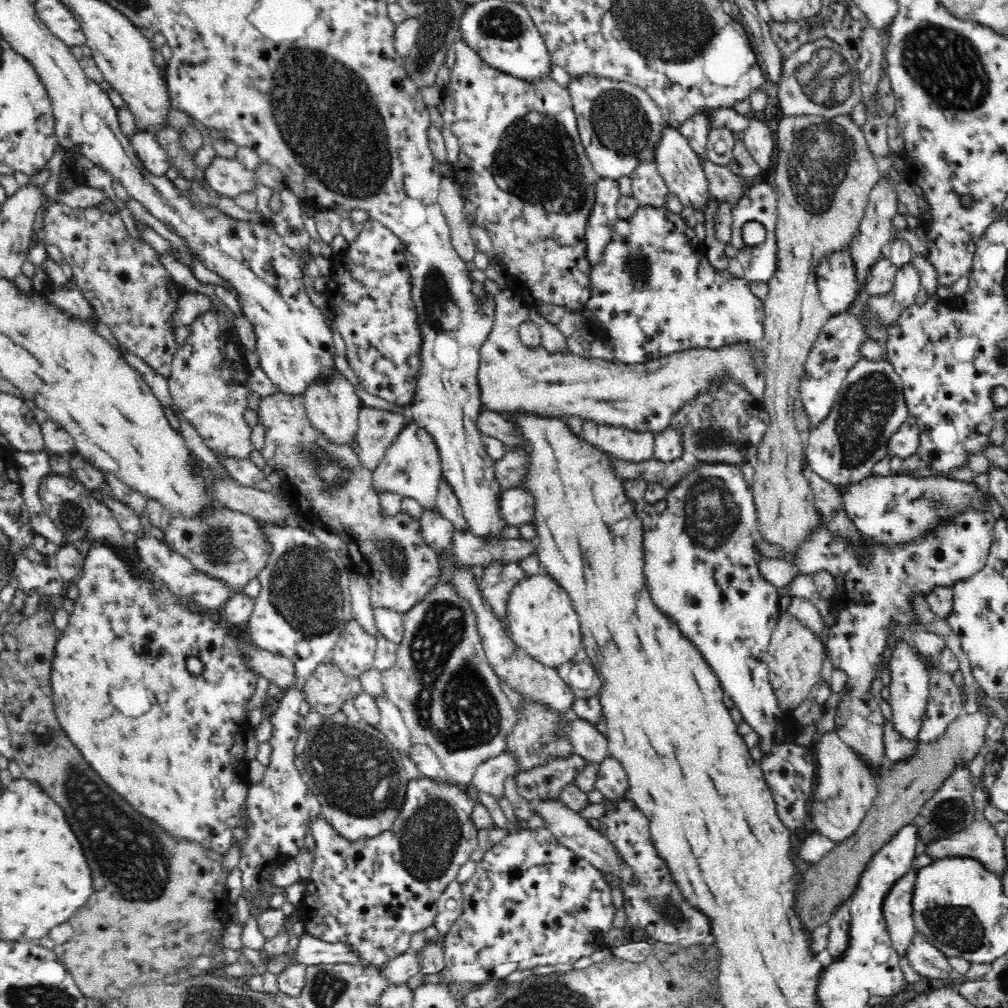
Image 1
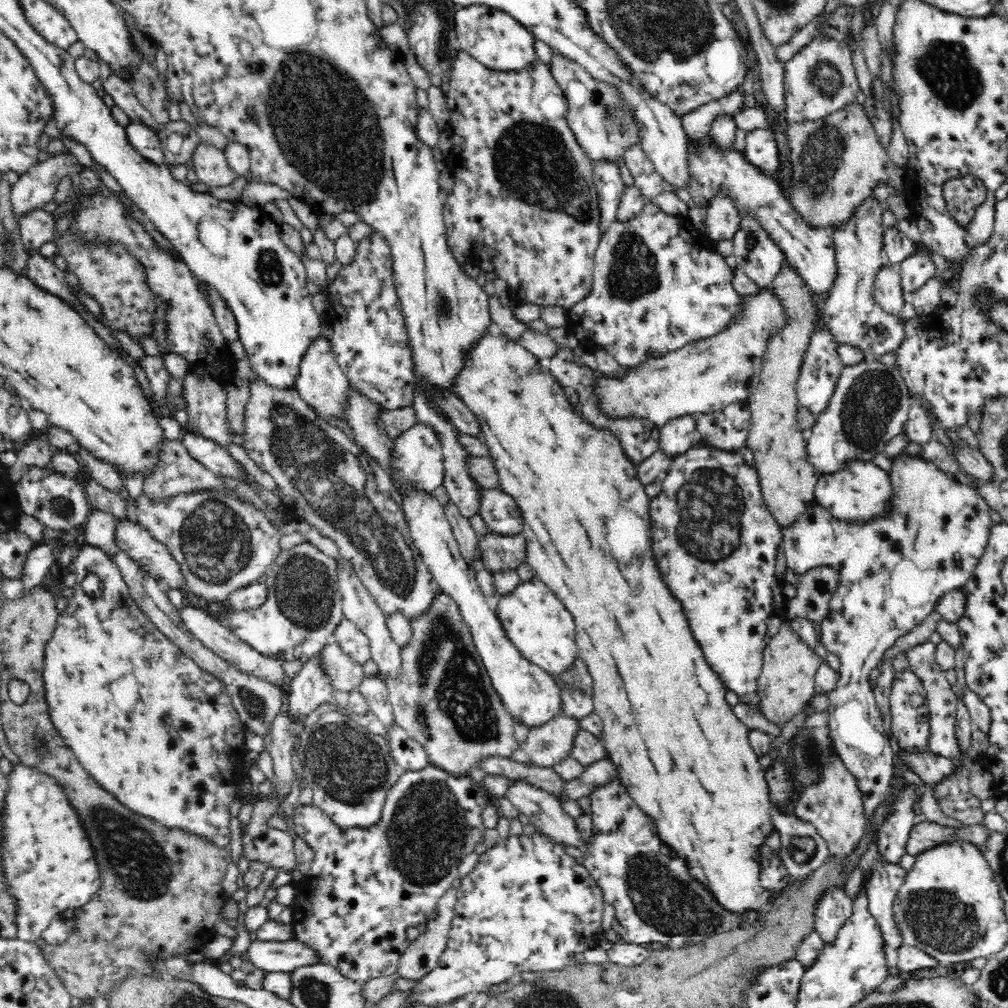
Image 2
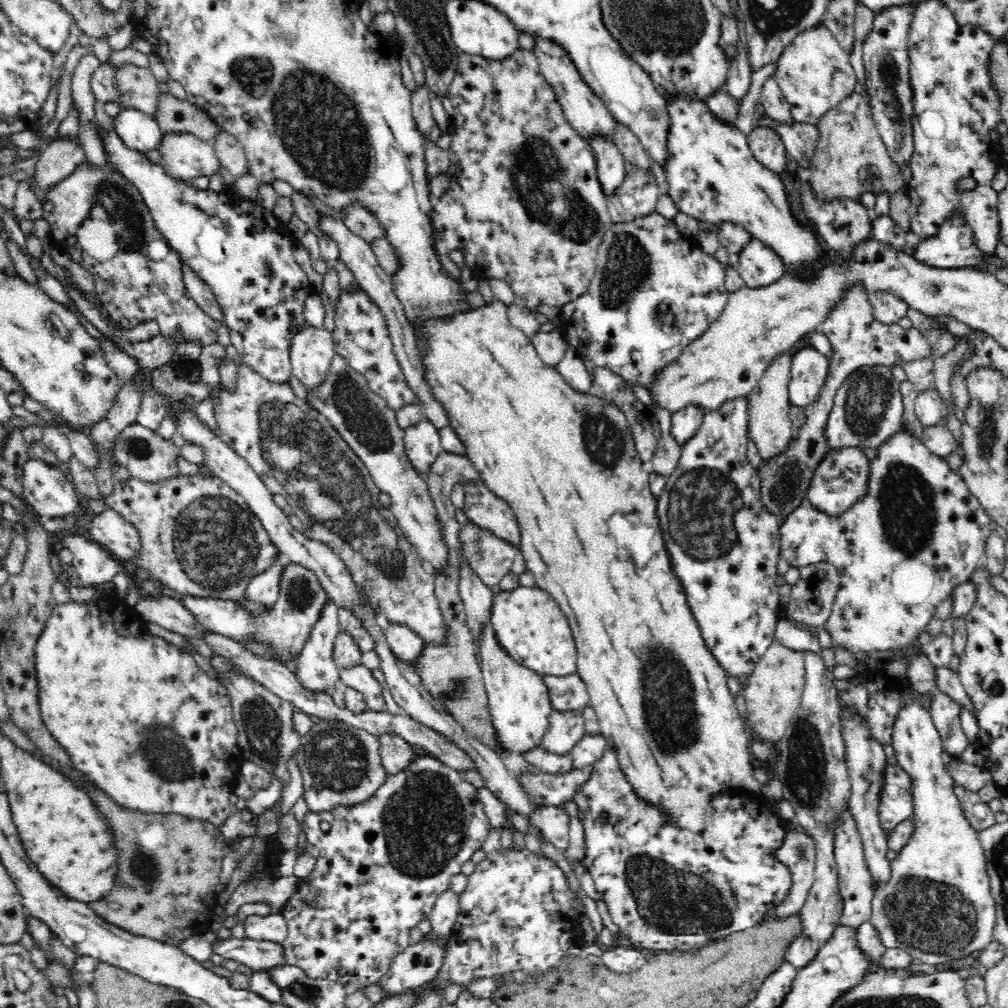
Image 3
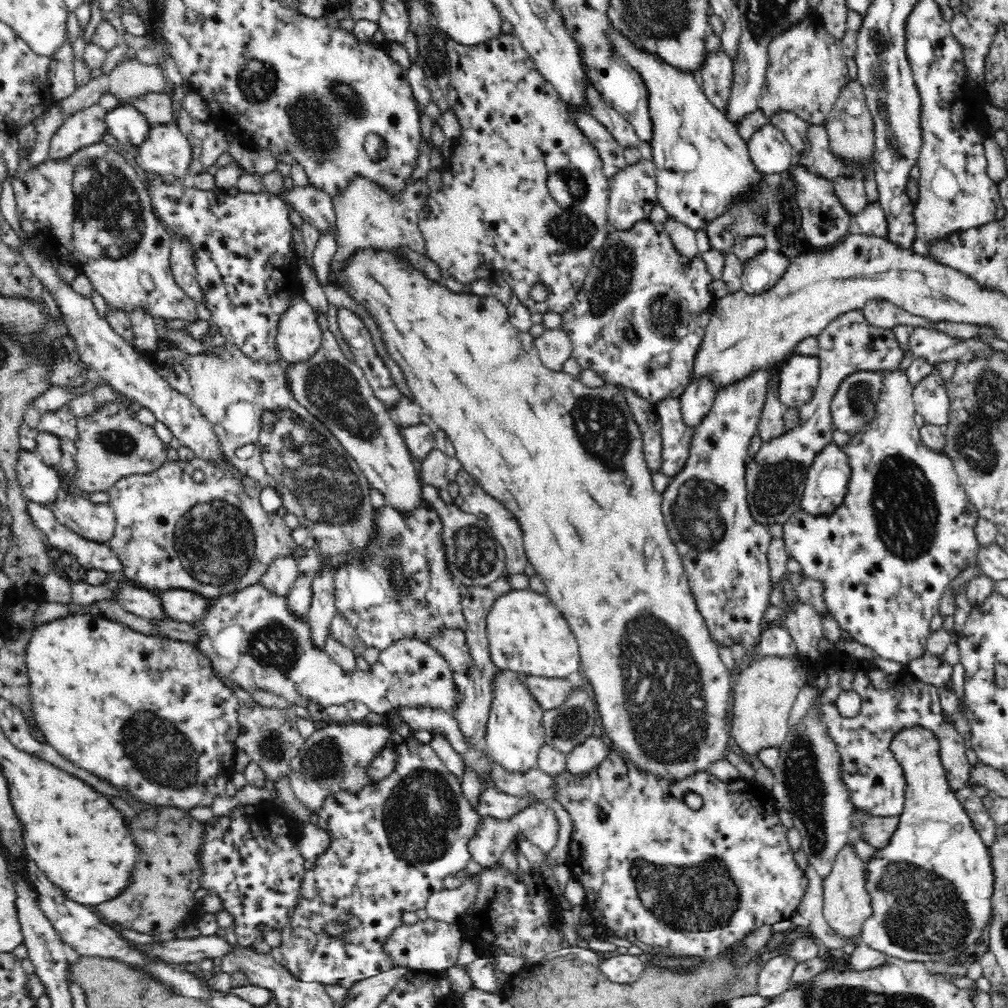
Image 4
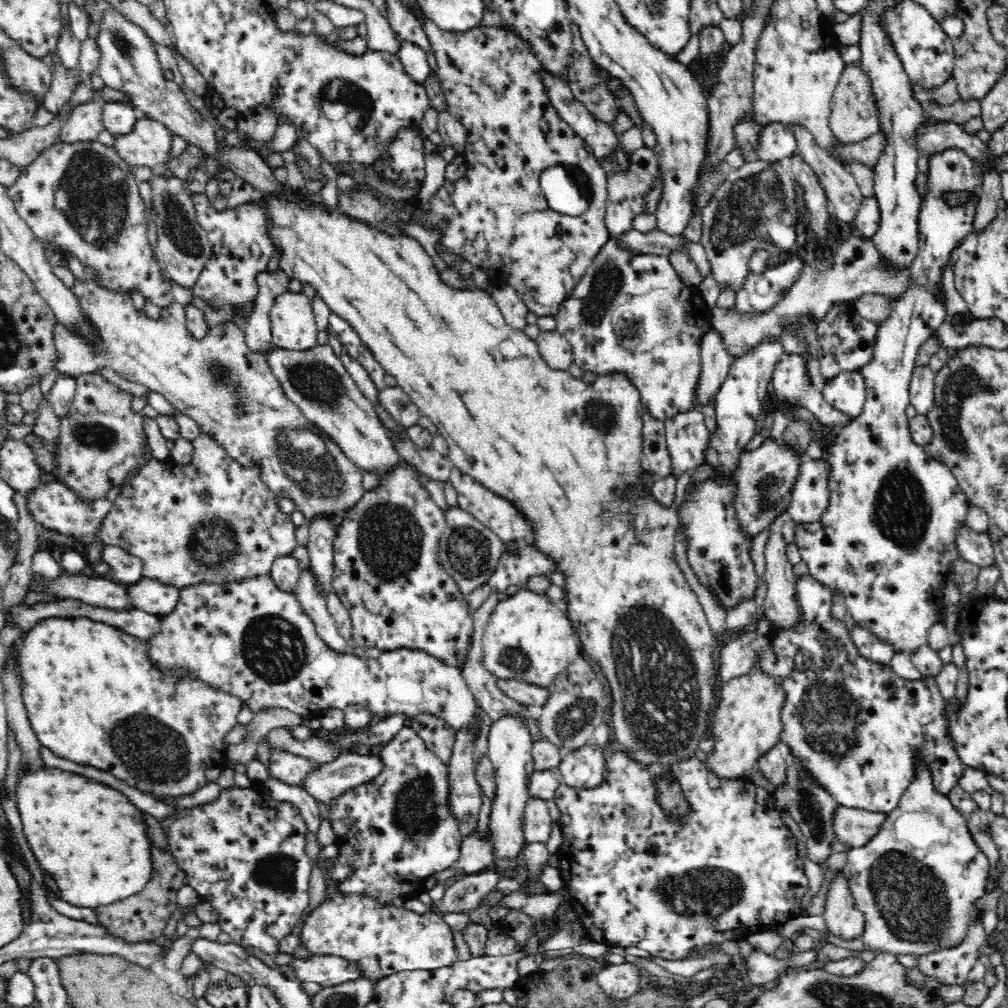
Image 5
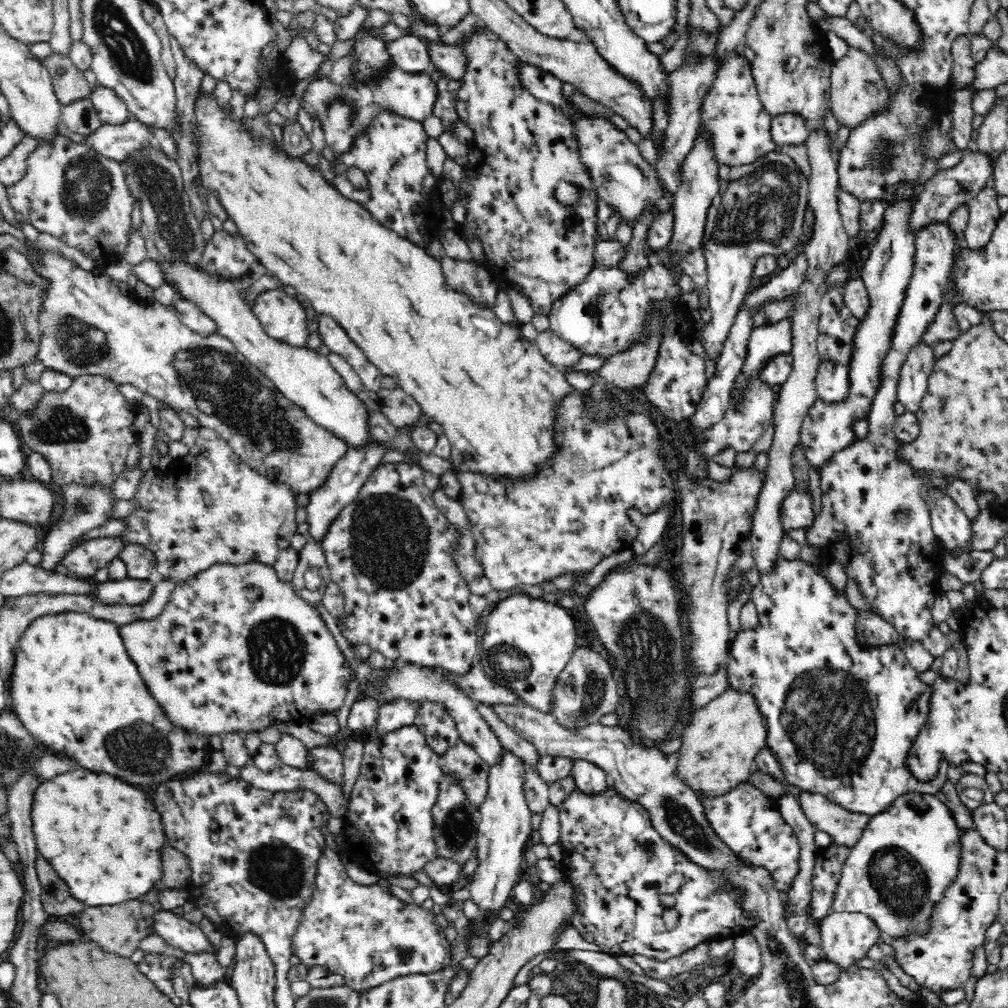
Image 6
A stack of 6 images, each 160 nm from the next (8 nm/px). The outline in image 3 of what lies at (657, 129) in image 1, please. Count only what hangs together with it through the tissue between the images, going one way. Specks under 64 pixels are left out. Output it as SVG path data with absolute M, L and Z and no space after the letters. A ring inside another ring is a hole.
M537 36L533 38L536 44L532 52L536 54L541 72L546 81L553 87L558 102L562 106L565 118L572 126L572 129L589 143L590 140L596 138L613 140L620 123L607 108L607 104L582 79L576 66L569 59L568 55L566 55L565 50L560 49L560 46L555 43L549 43L548 40L543 40Z

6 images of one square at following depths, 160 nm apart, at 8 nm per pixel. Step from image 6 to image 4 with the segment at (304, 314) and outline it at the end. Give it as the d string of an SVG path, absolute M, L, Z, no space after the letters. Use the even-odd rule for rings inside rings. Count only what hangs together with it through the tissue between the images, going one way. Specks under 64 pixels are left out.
M302 296L280 320L276 343L289 365L304 364L320 350L322 334L313 306Z

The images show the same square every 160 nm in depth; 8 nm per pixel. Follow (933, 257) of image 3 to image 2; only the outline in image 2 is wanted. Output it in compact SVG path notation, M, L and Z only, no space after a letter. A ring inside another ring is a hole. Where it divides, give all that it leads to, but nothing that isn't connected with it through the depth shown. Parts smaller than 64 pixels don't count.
M975 176L950 180L943 189L948 211L960 223L968 224L976 208L987 198L984 185ZM915 252L912 256L908 256L897 267L901 278L901 289L907 298L924 285L928 279L937 275L935 266L921 252Z

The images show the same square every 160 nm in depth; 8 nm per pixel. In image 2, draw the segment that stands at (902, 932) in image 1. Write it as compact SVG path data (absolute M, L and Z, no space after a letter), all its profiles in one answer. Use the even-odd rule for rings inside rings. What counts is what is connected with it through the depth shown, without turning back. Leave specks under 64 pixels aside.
M874 840L862 860L864 866L874 871L868 882L868 909L882 929L885 944L897 950L903 944L902 929L896 921L894 904L908 871L896 864L882 864L875 846Z

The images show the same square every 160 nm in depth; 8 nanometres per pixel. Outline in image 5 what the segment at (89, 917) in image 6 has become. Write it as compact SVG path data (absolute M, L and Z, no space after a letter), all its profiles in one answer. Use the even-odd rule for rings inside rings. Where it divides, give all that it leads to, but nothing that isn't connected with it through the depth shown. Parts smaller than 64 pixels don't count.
M151 842L151 877L149 881L142 887L142 890L123 898L122 900L113 902L111 905L99 906L94 909L96 918L100 926L106 928L106 932L112 933L118 937L126 939L128 942L140 942L140 941L154 941L155 938L162 936L168 920L172 918L174 910L178 911L178 892L180 888L187 884L186 871L178 865L174 853L170 851L170 848L158 847Z

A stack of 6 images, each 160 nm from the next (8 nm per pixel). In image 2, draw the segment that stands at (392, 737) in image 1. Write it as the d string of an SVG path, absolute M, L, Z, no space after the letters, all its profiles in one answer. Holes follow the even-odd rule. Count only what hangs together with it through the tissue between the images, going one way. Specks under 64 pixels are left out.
M376 676L366 677L358 689L368 701L369 710L378 717L380 722L383 722L387 729L392 728L396 724L396 715L384 683Z

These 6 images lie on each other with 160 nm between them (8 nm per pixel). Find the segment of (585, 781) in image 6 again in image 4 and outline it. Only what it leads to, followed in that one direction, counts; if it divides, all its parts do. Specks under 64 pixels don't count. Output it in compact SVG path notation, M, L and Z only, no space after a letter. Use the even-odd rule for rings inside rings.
M589 736L567 753L566 768L572 774L584 774L600 764L608 756L611 747L612 744L603 736Z

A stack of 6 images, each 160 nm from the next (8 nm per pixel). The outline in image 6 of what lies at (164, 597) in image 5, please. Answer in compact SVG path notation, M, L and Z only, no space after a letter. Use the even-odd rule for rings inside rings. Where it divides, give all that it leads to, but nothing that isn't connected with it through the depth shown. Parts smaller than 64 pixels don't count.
M155 579L108 580L98 583L99 592L93 597L107 604L142 605L148 603L155 595Z

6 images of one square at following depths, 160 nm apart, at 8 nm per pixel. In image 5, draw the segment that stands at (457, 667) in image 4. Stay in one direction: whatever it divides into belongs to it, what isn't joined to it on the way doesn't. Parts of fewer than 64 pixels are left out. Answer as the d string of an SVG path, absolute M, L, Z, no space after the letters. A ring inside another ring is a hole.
M477 615L476 617L476 628L474 628L468 648L465 652L465 659L462 662L462 666L460 666L460 675L462 679L467 684L467 687L470 689L470 692L473 694L475 703L479 708L482 708L492 720L496 720L497 717L501 715L501 713L523 713L524 716L527 716L528 723L530 723L530 728L532 729L532 736L534 736L537 740L542 739L539 736L539 730L537 727L537 720L530 715L528 709L526 709L526 705L520 704L518 701L513 698L508 697L506 693L500 686L498 686L498 678L492 673L489 672L485 665L483 664L483 654L482 654L482 641L483 634L485 630L477 627Z

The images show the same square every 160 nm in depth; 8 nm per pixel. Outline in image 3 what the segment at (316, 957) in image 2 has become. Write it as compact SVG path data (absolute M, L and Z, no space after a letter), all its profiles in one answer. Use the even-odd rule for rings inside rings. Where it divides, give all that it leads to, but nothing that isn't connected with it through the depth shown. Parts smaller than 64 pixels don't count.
M243 934L224 942L215 941L212 950L224 959L234 959L258 972L287 964L282 943L254 940Z

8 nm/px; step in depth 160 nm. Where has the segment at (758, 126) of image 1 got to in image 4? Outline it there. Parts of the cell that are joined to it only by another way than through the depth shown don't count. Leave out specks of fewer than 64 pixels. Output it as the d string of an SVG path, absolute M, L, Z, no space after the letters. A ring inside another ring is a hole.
M769 123L754 132L747 145L758 170L772 178L785 177L795 152L784 133Z

